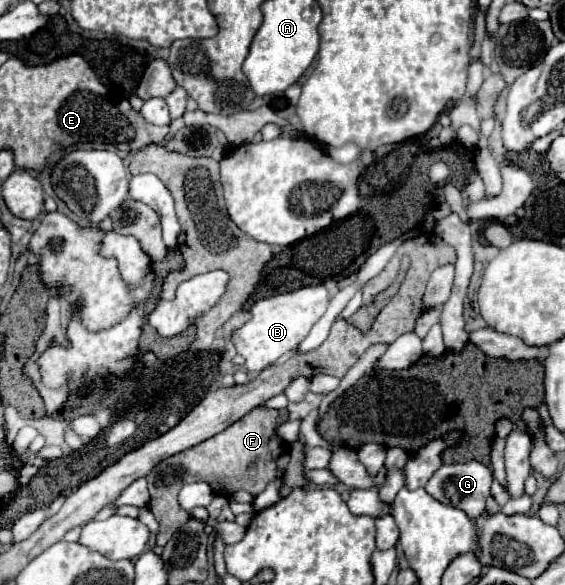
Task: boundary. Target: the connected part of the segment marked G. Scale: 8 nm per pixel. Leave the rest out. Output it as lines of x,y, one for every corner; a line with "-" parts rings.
472,460
466,464
440,466
438,472
428,480
426,492
442,504
446,504
448,498
454,508
464,510
472,520
476,520
486,508
490,484
490,468

